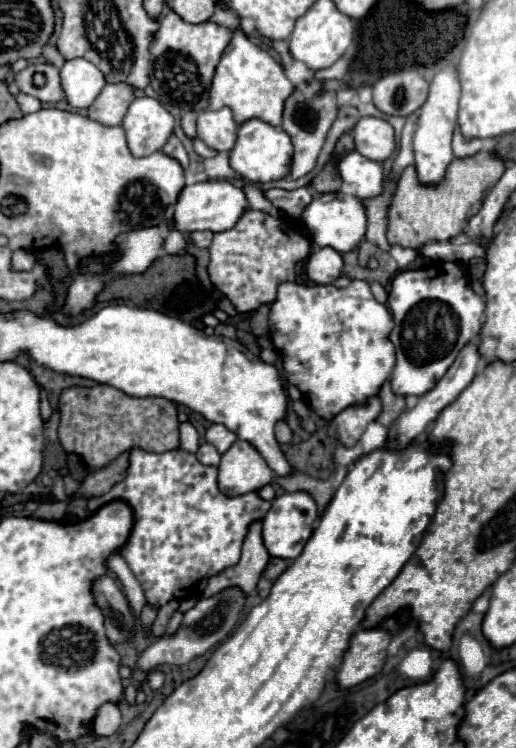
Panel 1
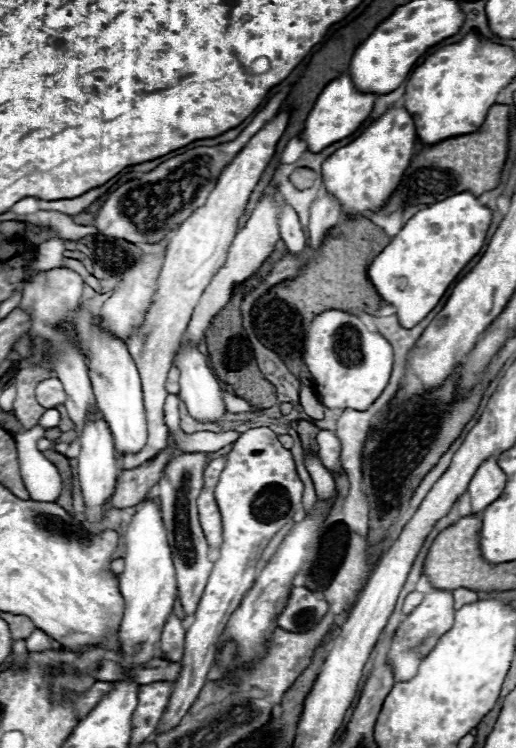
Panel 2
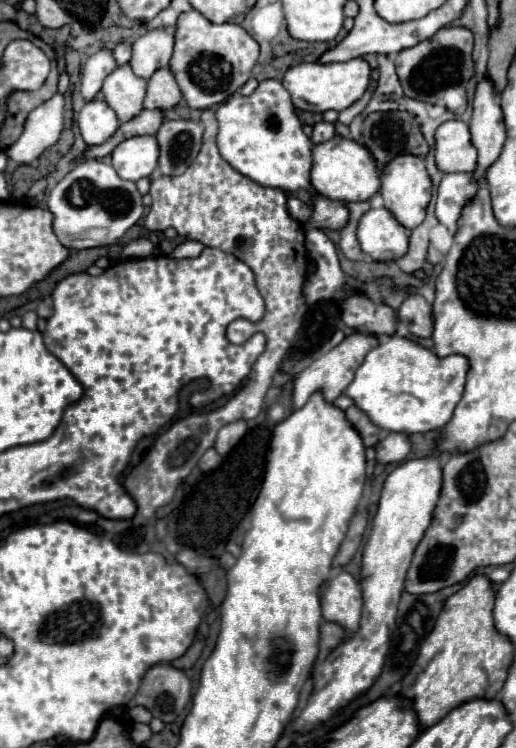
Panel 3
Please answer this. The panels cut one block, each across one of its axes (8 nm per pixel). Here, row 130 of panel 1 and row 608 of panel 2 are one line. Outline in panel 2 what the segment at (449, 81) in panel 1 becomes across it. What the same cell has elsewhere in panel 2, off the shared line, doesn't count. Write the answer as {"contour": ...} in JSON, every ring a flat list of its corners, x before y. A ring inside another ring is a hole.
{"contour":[[434,590,434,592,426,594,424,600,406,616,406,620,398,626,396,636,394,636,388,656,386,656,386,662,390,664,396,682,406,682,418,672,422,658,426,658,426,654,438,644,438,638,442,634,446,634,446,630,450,630,450,626,454,622,454,612,456,610,454,610,452,592]]}

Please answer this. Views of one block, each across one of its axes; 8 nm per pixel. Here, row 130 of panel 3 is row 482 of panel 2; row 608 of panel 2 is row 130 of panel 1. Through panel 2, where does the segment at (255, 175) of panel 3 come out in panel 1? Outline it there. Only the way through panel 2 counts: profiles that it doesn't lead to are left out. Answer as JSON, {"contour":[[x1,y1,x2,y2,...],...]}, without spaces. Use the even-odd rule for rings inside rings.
{"contour":[[220,108,216,112,204,110,198,116,198,138,216,152,228,152,236,142,238,124,232,118,230,108]]}

